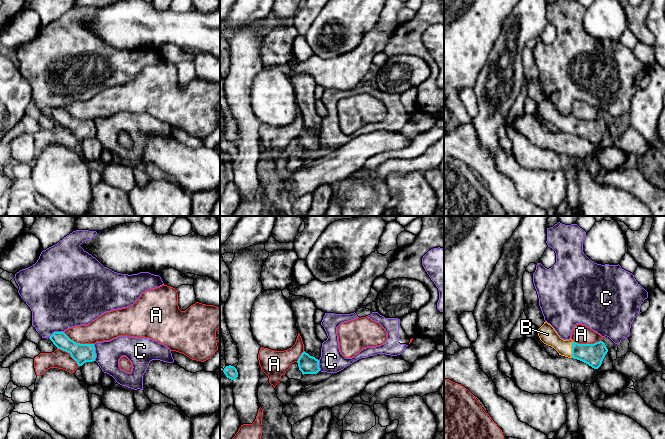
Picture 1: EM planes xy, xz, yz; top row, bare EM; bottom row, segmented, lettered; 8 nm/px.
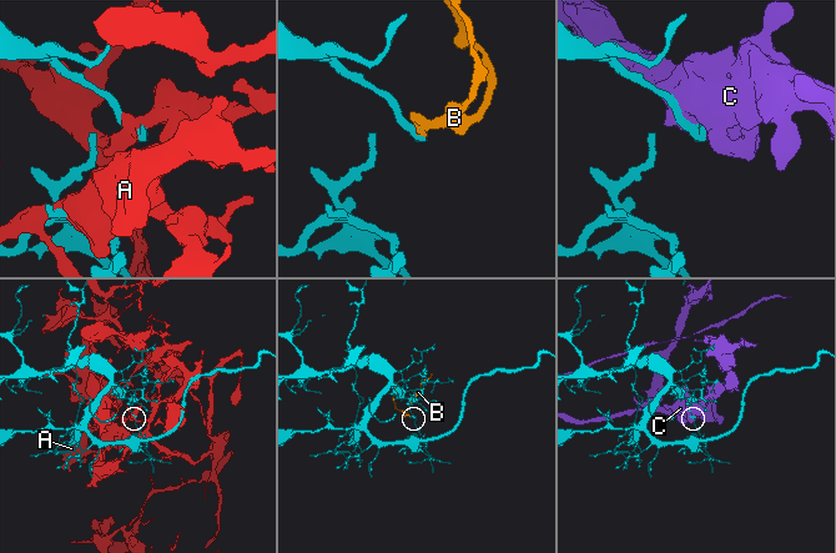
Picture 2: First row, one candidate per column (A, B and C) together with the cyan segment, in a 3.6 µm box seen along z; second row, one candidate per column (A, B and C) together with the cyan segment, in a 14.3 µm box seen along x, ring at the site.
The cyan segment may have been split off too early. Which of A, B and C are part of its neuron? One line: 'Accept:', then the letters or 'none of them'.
Accept: B

